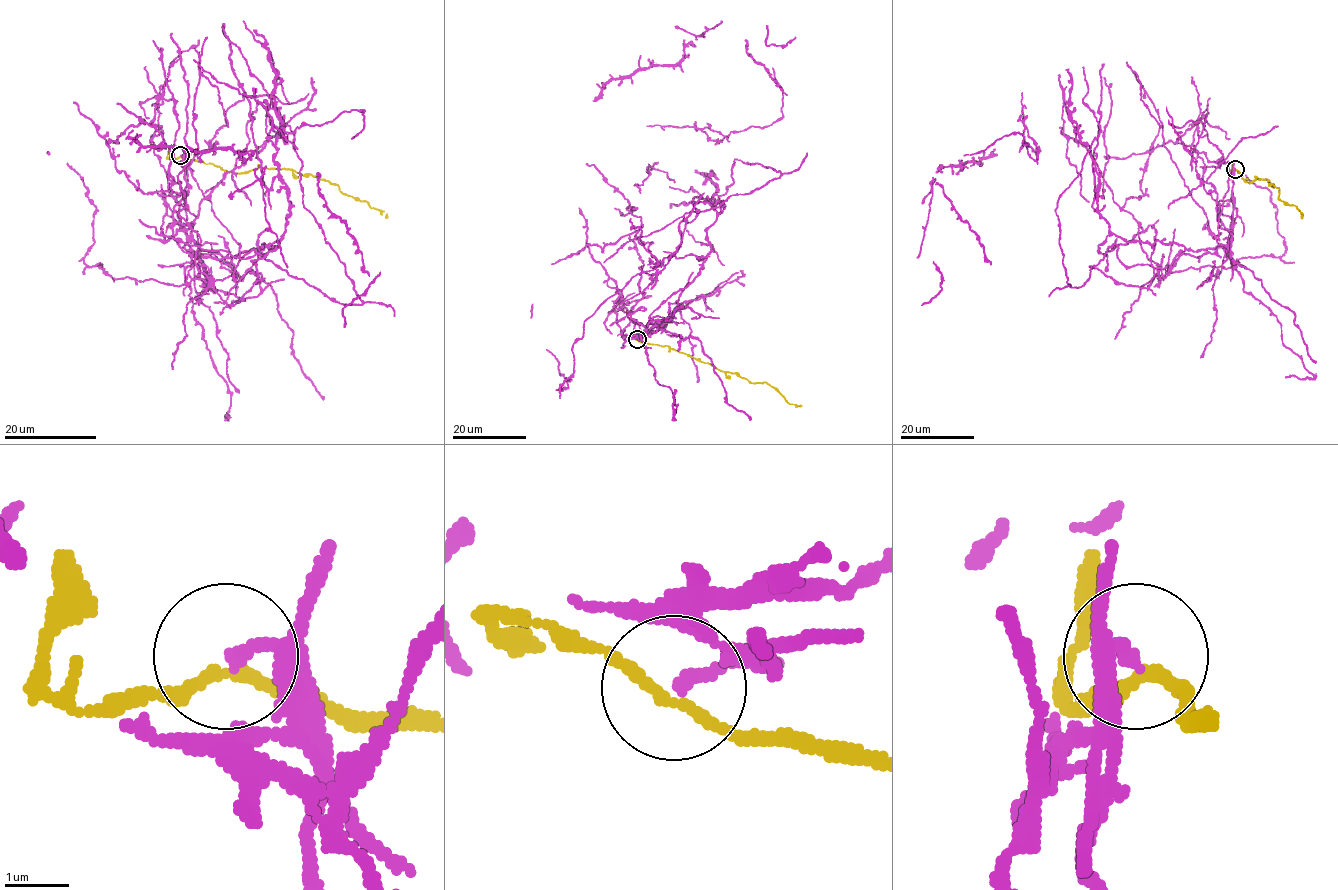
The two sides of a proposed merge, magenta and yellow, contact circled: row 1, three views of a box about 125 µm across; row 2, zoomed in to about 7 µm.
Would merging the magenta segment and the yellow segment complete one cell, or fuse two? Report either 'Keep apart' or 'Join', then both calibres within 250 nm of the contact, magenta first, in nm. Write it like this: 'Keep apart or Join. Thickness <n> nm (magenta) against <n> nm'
Keep apart. Thickness 200 nm (magenta) against 170 nm

